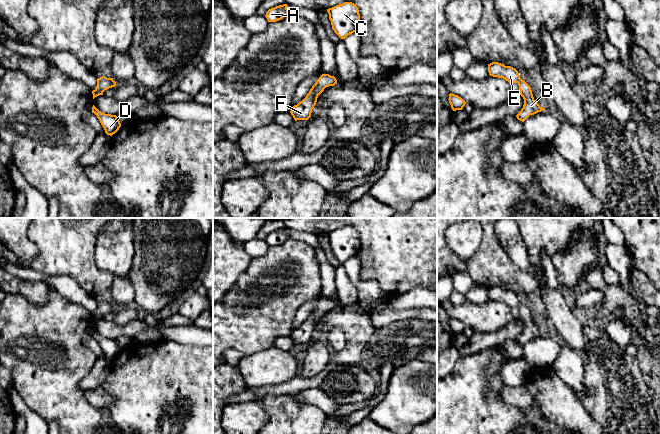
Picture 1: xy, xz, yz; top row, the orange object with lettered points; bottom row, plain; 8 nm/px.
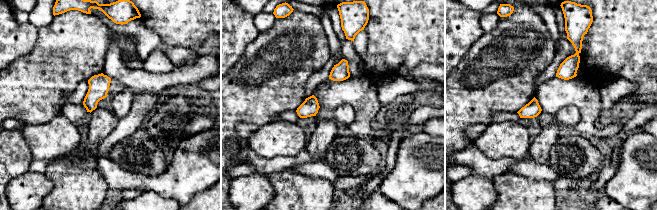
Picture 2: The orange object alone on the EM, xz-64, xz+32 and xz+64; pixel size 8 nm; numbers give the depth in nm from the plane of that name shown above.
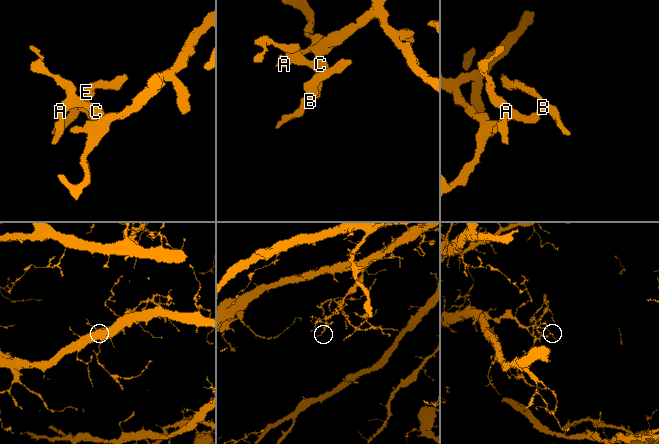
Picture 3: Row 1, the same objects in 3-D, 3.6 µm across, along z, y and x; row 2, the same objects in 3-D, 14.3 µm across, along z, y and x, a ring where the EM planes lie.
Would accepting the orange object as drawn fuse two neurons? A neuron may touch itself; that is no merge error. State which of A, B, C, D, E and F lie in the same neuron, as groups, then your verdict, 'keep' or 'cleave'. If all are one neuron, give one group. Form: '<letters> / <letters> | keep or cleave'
A B C D E F | keep

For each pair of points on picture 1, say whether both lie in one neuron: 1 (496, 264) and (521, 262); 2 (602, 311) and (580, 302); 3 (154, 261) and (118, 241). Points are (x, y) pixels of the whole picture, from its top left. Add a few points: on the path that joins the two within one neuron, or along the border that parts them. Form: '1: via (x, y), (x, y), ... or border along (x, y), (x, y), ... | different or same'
1: border along (501, 244), (508, 256), (521, 269), (536, 274) | different
2: border along (590, 288), (595, 288), (603, 294), (593, 307) | different
3: border along (133, 228), (134, 257), (128, 273) | different

